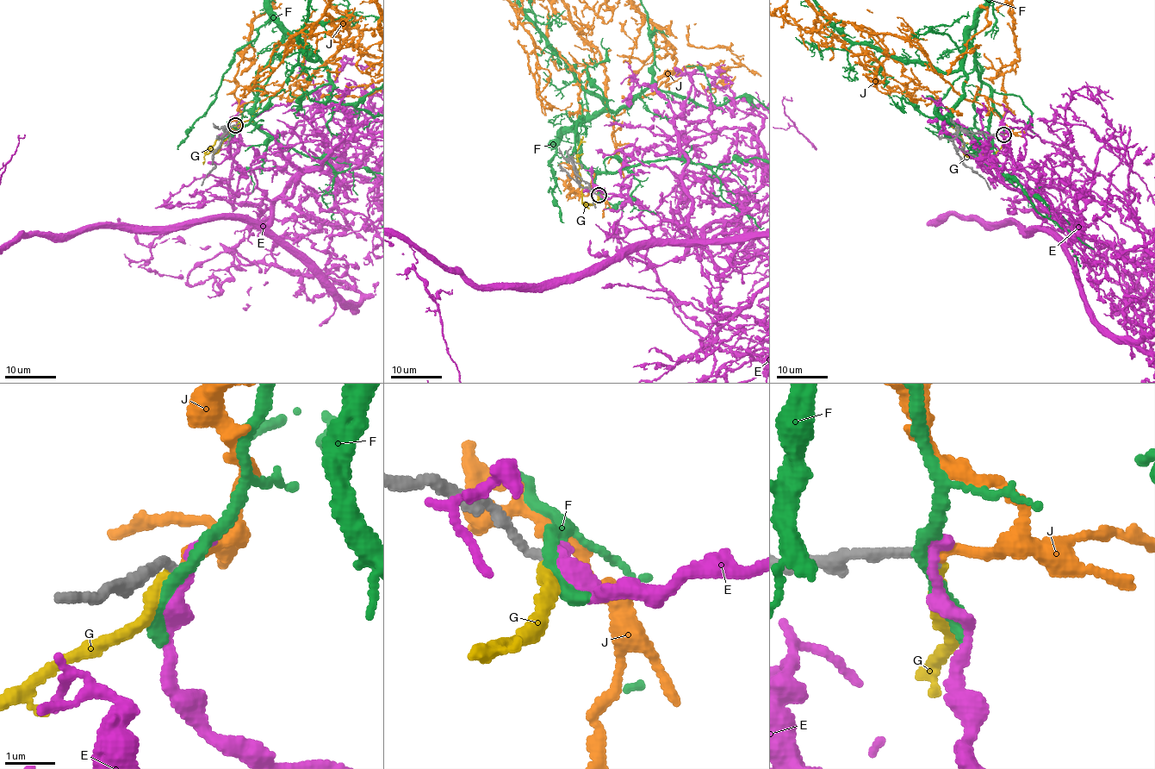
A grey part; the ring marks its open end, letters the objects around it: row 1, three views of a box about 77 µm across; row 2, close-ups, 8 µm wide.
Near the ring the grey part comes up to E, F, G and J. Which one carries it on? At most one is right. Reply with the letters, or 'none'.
J

